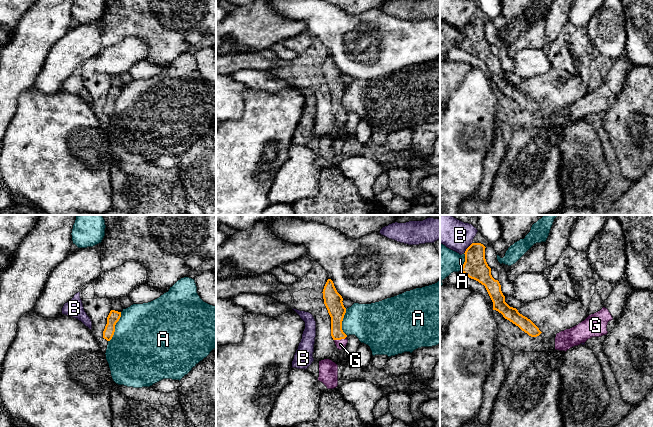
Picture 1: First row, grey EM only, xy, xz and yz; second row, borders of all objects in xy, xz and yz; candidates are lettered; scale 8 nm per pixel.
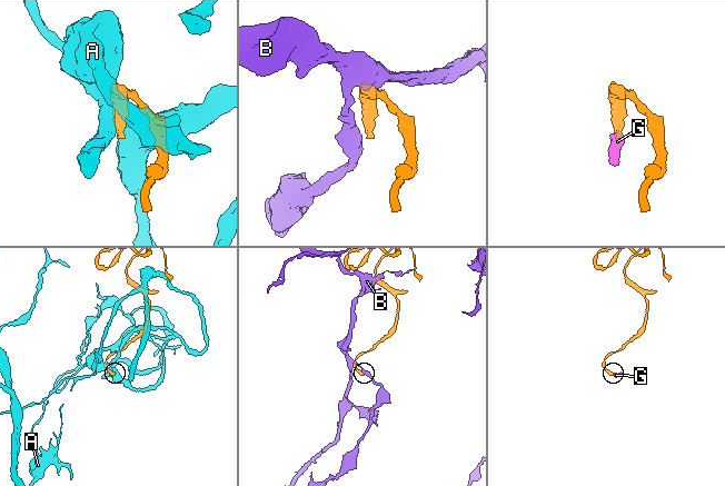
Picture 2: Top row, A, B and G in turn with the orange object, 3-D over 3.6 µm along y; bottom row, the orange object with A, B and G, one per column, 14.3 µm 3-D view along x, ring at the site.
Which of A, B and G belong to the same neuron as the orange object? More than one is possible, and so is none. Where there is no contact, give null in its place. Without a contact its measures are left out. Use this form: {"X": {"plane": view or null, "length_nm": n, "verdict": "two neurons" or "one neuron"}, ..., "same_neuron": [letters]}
{"A": {"plane": "xy", "length_nm": 260, "verdict": "two neurons"}, "B": {"plane": "yz", "length_nm": 120, "verdict": "two neurons"}, "G": {"plane": "xz", "length_nm": 110, "verdict": "one neuron"}, "same_neuron": ["G"]}

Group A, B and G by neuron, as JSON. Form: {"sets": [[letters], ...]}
{"sets": [["A"], ["B"], ["G"]]}

